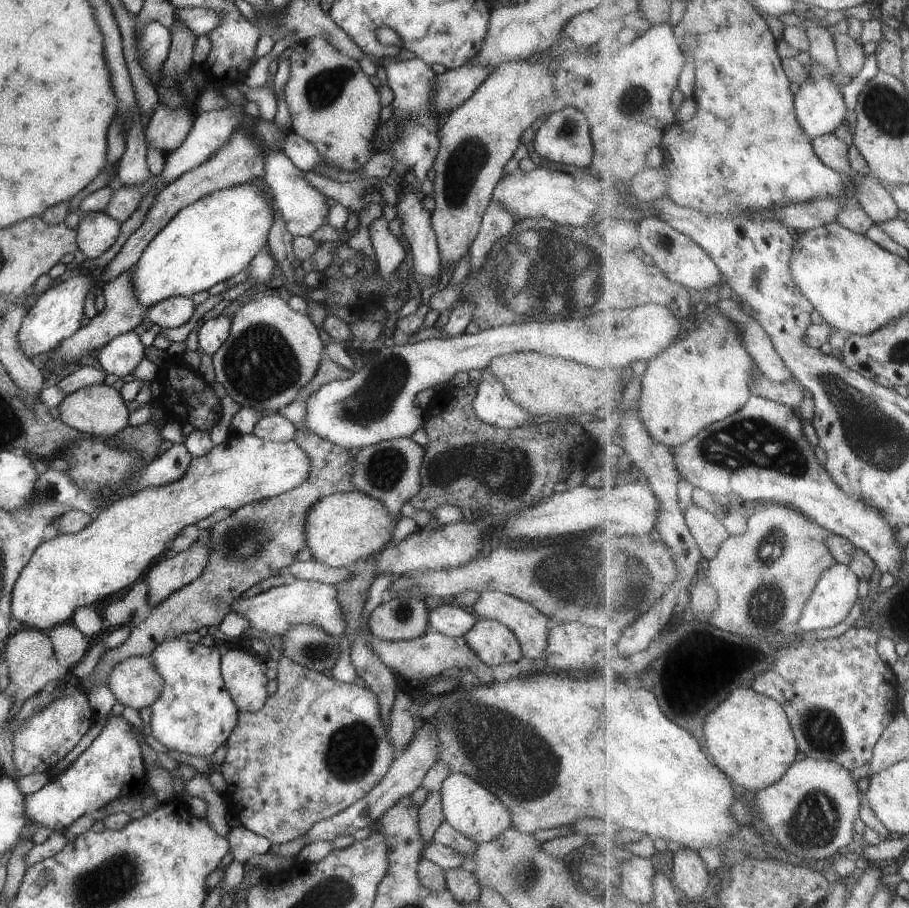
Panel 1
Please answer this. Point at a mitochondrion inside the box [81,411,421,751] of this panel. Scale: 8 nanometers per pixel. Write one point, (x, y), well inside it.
(241, 546)

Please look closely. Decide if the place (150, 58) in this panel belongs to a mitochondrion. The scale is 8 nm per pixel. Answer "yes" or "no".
yes

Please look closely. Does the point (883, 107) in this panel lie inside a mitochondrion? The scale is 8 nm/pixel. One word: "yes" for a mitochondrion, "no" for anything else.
yes

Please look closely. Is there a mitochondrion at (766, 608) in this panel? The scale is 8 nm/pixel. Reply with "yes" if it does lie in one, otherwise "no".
yes

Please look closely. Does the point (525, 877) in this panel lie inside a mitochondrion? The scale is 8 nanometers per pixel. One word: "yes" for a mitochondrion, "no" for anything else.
yes

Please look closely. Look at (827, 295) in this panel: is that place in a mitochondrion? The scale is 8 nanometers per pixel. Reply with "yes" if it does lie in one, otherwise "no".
no

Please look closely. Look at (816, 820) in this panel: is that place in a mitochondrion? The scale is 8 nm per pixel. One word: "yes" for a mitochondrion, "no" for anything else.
yes

